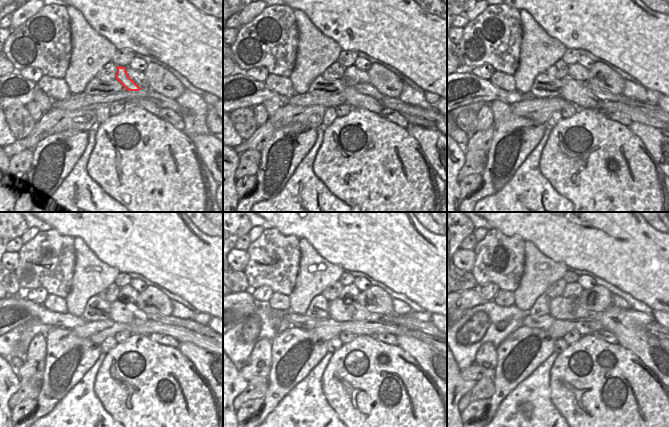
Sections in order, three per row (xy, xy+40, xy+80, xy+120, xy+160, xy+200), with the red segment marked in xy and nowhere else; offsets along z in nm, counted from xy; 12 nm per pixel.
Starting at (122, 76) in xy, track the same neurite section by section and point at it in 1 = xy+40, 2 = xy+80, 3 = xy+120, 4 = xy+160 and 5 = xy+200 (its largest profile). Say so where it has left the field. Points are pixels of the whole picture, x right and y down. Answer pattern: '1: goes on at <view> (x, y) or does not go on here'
1: goes on at xy+40 (368, 89)
2: goes on at xy+80 (602, 94)
3: goes on at xy+120 (191, 325)
4: goes on at xy+160 (408, 321)
5: goes on at xy+200 (650, 327)

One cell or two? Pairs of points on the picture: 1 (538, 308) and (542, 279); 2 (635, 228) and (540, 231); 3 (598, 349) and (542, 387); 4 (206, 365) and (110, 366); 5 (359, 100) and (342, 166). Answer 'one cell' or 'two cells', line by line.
1: two cells
2: one cell
3: two cells
4: two cells
5: two cells

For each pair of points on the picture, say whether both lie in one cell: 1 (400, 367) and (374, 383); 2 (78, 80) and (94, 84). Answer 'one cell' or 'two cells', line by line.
1: one cell
2: two cells

